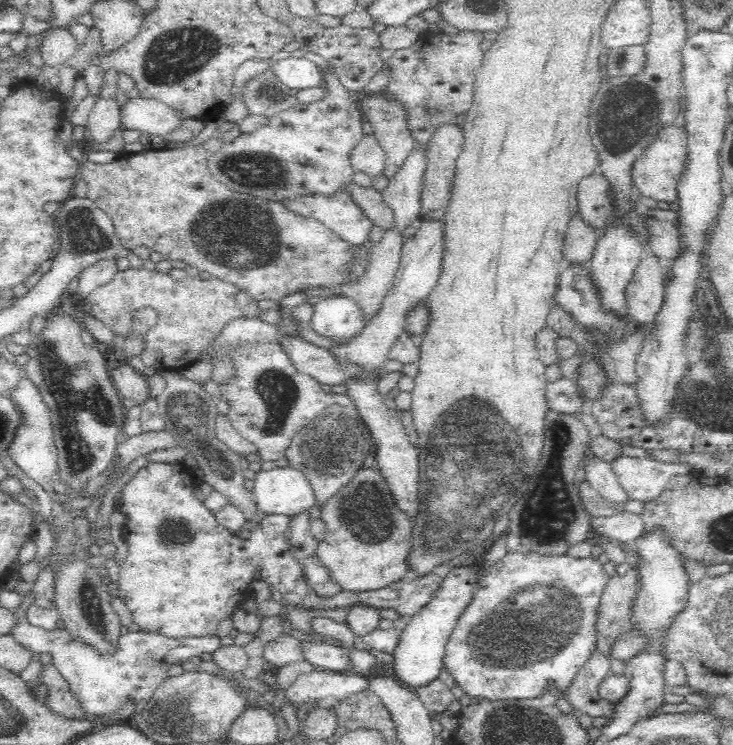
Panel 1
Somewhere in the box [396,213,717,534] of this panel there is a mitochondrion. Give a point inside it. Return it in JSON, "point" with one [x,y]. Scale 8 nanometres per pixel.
{"point":[582,294]}

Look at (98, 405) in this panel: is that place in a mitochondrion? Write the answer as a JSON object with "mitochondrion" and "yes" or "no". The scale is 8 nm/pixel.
{"mitochondrion":"yes"}

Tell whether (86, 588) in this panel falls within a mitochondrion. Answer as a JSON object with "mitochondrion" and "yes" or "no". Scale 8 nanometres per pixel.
{"mitochondrion":"no"}

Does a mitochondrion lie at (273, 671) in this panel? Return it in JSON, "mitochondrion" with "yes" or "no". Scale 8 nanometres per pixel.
{"mitochondrion":"no"}

